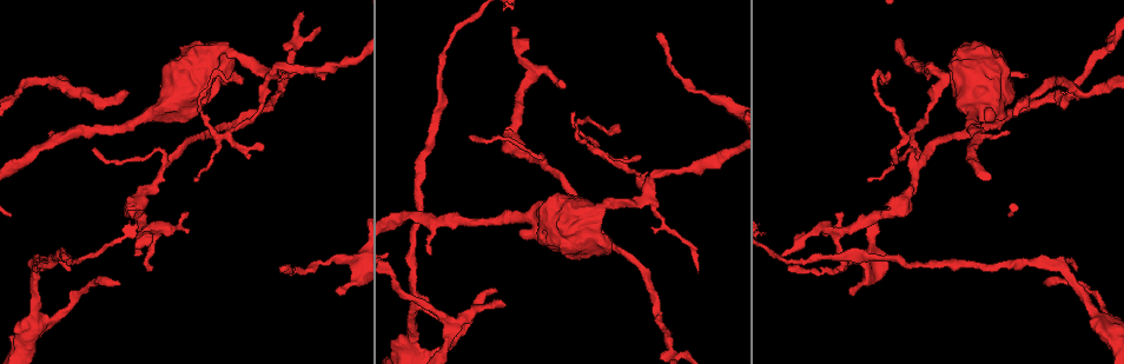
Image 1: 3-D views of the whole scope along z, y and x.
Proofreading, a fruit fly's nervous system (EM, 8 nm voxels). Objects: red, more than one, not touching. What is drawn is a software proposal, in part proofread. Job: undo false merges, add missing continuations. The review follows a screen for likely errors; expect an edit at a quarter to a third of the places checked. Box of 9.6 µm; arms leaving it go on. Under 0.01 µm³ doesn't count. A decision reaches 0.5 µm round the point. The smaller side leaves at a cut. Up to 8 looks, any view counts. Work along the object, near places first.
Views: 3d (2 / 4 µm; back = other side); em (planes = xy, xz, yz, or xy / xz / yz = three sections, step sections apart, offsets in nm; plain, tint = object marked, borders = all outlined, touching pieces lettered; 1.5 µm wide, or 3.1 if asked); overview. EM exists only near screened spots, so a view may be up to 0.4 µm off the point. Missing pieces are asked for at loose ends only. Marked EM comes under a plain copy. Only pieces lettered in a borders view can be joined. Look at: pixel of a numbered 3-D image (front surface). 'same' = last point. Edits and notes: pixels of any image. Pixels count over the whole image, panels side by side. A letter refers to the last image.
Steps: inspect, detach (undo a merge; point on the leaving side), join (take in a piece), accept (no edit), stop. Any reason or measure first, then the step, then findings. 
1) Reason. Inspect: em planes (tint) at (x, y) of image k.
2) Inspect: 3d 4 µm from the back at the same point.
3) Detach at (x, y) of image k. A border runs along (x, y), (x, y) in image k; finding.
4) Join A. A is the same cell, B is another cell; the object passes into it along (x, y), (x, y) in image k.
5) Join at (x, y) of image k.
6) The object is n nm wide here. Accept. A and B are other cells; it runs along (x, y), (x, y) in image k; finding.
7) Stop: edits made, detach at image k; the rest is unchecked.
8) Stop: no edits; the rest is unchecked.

Looks like a crossing. Inspect: em yz step 4 (tint) at (949, 76) of image 1.

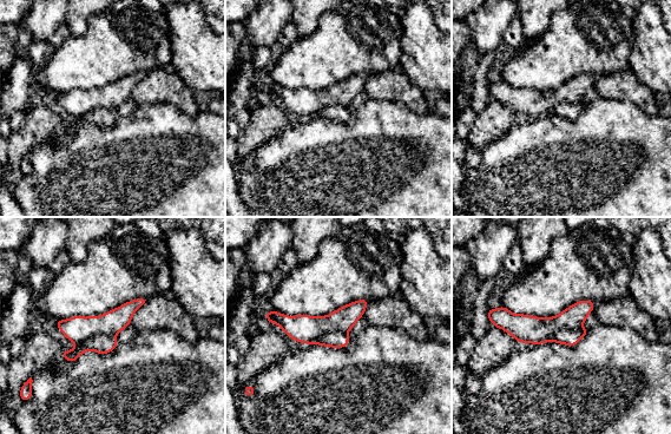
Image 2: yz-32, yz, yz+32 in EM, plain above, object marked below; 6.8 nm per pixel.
Cut it another way. Inspect: em planes (borders) at the same point.

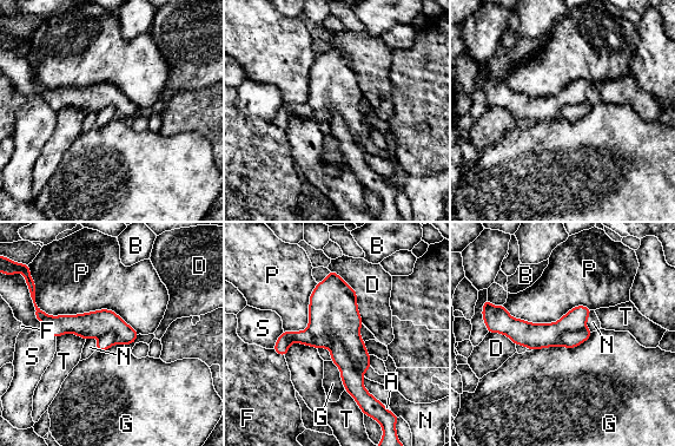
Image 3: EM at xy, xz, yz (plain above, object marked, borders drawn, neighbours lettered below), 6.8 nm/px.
Detach at (352, 380) of image 3. A, B, D, F, G, N, P, S and T are other cells; a second cell is stuck on.

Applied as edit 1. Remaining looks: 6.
End of a long branch. Inspect: em planes (borders) at (790, 268) of image 1.

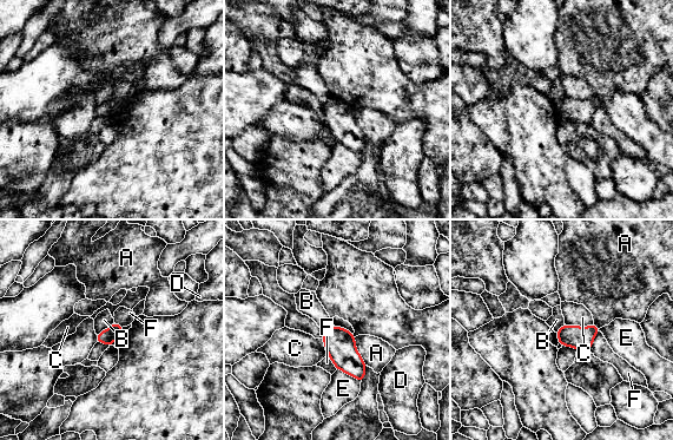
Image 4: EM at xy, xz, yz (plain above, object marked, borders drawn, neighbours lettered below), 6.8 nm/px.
Accept. A, B, C, D, E and F are other cells; a border runs along (114, 323), (97, 335) in image 4; no lettered piece goes on from it.

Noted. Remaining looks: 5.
An open end. Inspect: 3d 4 µm at (495, 290) of image 1.

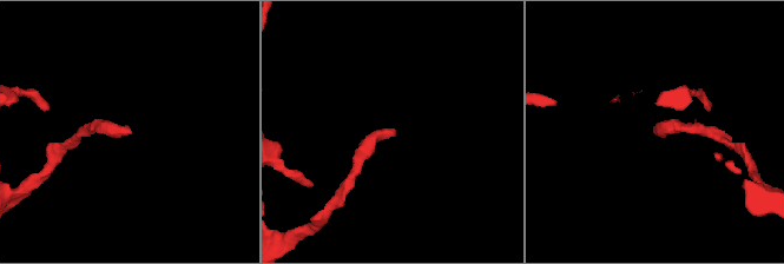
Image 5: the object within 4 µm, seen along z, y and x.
Inspect: em xy step 8 (tint) at (392, 132) of image 5.

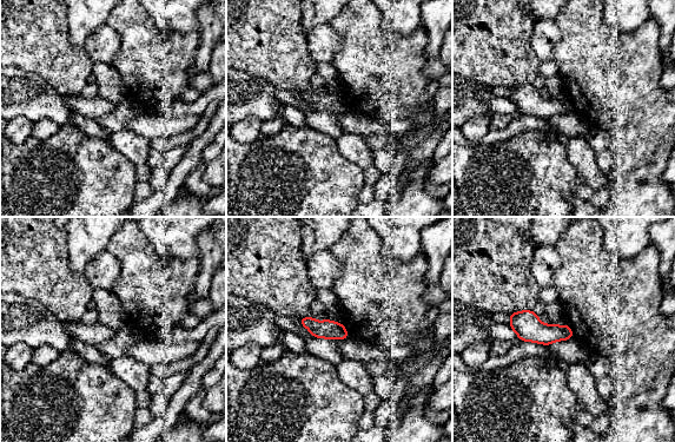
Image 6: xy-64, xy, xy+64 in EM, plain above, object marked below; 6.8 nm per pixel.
Another direction. Inspect: em planes (borders) at the same point.

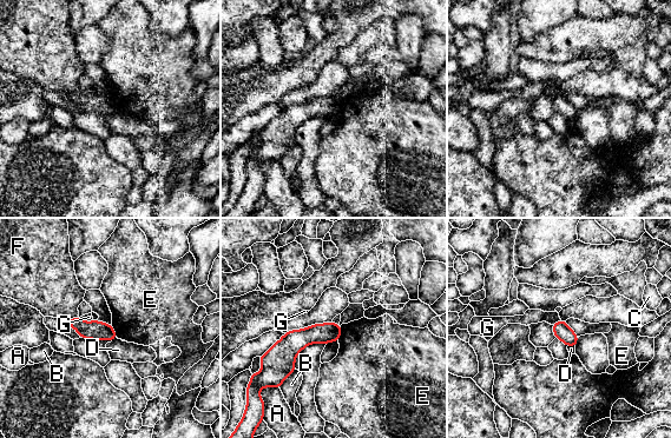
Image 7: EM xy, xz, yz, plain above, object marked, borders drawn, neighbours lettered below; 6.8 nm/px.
The object is 120 nm wide here. Accept. A, B, C, D, E, F and G are other cells; it runs along (337, 327), (268, 356) in image 7; none of them fits.

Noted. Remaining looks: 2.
Stop: edits made, detach at image 3; the rest is unchecked.

